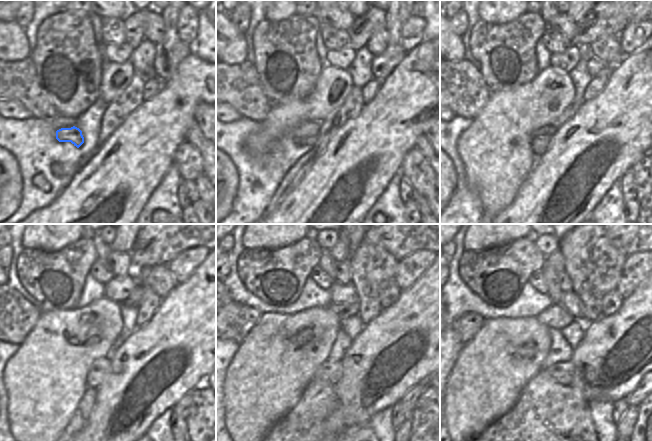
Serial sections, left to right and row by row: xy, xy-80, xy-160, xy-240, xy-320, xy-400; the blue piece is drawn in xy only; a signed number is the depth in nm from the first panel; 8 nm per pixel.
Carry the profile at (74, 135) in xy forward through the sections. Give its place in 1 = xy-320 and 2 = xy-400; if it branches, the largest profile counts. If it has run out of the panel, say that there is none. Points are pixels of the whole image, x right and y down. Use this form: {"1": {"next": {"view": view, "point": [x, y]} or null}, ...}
{"1": {"next": {"view": "xy-320", "point": [330, 371]}}, "2": {"next": {"view": "xy-400", "point": [562, 372]}}}

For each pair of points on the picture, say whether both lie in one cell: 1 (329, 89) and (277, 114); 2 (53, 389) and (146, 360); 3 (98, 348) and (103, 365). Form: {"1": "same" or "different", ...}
{"1": "same", "2": "different", "3": "different"}

